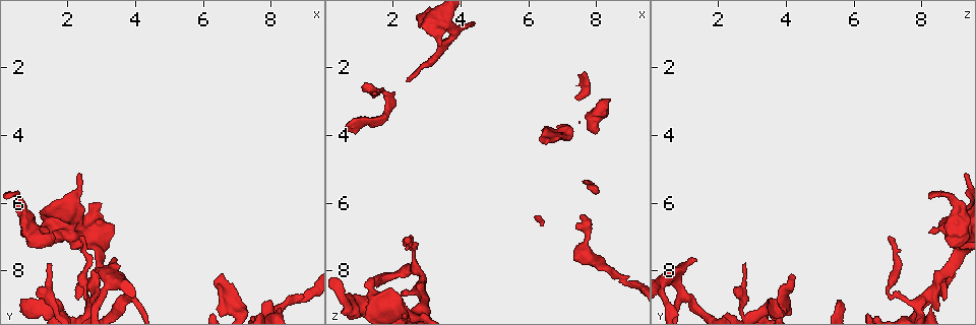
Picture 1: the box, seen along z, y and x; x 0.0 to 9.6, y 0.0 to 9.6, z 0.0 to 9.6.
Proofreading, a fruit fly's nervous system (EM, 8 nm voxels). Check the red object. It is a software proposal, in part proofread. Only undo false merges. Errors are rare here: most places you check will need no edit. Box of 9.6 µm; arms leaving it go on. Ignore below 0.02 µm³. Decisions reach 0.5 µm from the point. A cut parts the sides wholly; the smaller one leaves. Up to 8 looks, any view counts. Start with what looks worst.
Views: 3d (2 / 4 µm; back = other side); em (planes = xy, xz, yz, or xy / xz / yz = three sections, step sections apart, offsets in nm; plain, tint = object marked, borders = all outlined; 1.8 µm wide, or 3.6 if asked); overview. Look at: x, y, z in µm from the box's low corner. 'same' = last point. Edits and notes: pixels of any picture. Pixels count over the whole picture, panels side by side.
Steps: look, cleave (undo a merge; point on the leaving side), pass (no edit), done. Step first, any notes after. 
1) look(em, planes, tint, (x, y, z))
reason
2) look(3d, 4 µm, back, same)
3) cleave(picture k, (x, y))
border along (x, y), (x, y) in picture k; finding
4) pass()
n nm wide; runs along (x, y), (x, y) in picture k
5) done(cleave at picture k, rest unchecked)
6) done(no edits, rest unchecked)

look(em, 3.6 µm, planes, plain, (1.45, 6.90, 9.05))
abrupt turn

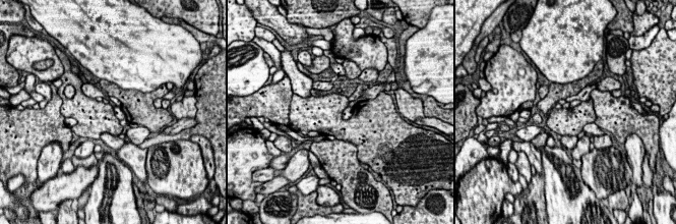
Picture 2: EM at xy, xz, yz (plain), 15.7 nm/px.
look(em, 3.6 µm, planes, tint, same)

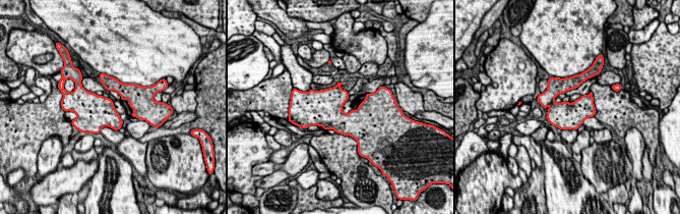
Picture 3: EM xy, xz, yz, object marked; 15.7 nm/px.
pass()
360 nm wide; one cell here

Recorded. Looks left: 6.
look(em, yz, step 4, tint, (6.50, 8.65, 3.85))
touches itself

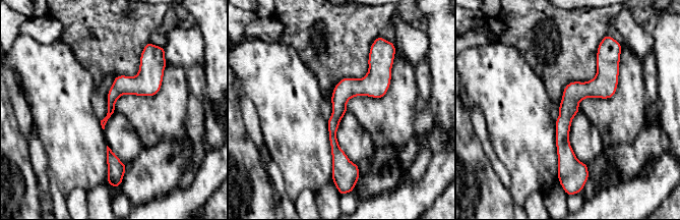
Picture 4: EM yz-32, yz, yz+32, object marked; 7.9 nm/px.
look(em, planes, borders, same)
another direction

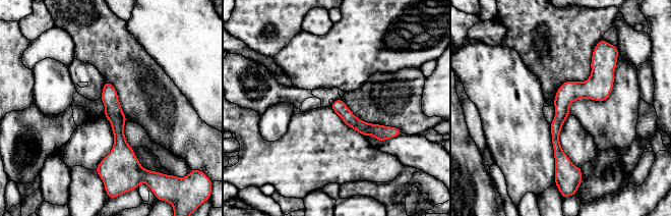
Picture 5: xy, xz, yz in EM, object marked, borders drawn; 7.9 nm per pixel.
pass()
runs along (594, 56), (596, 76), (561, 105), (559, 170) in picture 5; all the same cell

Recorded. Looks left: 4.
look(3d, 4 µm, (2.85, 8.30, 8.55))
arms part here

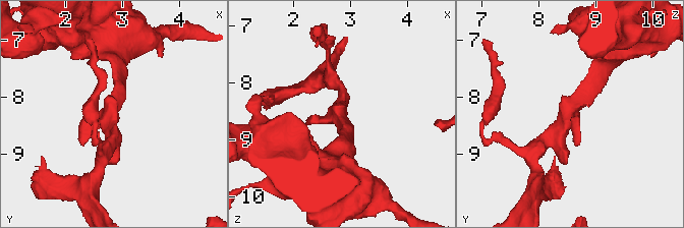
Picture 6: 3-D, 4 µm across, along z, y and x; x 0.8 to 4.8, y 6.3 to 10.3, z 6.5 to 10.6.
look(em, yz, step 4, tint, (2.80, 8.30, 8.55))
now the EM

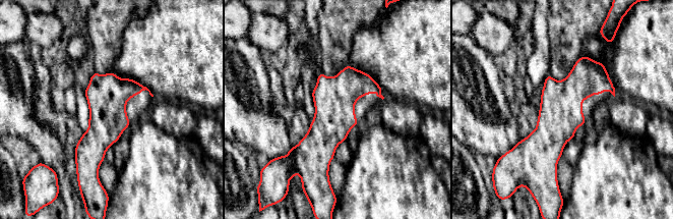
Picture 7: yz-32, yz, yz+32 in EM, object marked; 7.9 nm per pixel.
look(em, planes, tint, same)
another direction

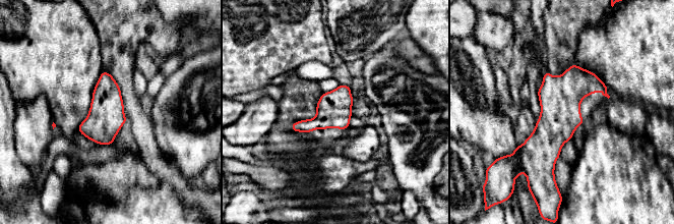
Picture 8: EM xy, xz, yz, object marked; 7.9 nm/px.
pass()
runs along (573, 66), (548, 137), (548, 170) in picture 8; all the same cell

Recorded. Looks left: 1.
done(no edits, rest unchecked)

